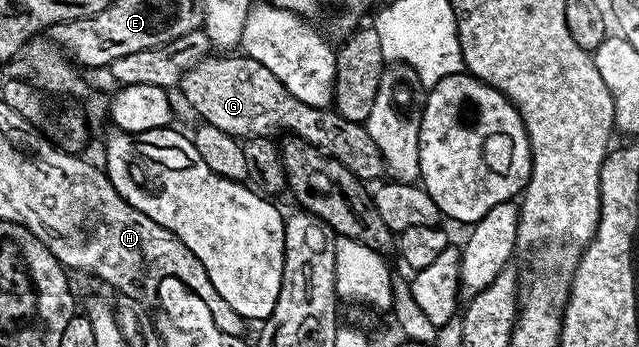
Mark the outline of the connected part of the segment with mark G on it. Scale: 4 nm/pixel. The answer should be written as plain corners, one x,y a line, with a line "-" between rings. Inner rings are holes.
210,55
181,76
179,92
204,124
219,127
219,131
238,139
255,136
273,139
276,133
300,137
343,163
347,171
363,182
373,183
386,176
383,155
379,155
375,139
371,139
362,122
343,119
332,108
320,109
301,103
263,64
246,55
233,56
237,55

